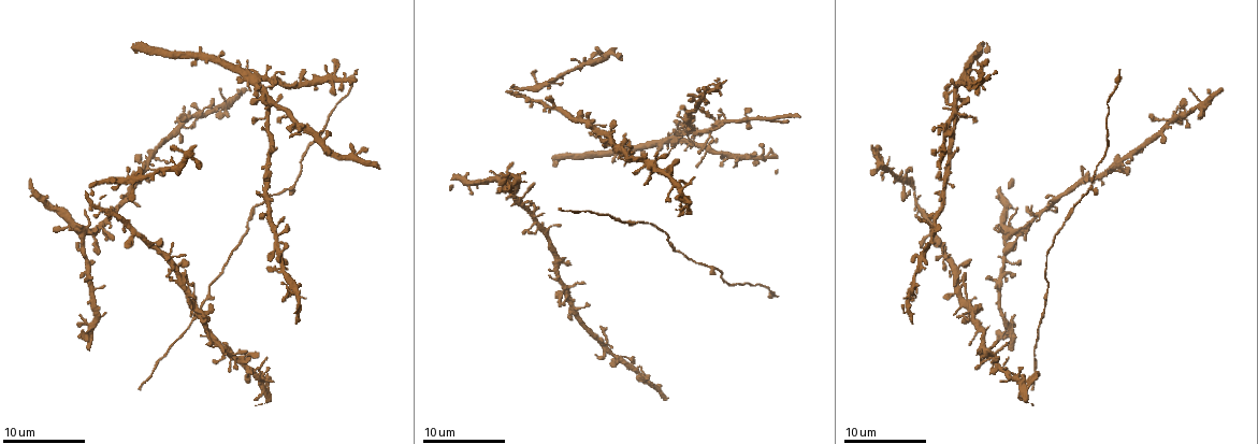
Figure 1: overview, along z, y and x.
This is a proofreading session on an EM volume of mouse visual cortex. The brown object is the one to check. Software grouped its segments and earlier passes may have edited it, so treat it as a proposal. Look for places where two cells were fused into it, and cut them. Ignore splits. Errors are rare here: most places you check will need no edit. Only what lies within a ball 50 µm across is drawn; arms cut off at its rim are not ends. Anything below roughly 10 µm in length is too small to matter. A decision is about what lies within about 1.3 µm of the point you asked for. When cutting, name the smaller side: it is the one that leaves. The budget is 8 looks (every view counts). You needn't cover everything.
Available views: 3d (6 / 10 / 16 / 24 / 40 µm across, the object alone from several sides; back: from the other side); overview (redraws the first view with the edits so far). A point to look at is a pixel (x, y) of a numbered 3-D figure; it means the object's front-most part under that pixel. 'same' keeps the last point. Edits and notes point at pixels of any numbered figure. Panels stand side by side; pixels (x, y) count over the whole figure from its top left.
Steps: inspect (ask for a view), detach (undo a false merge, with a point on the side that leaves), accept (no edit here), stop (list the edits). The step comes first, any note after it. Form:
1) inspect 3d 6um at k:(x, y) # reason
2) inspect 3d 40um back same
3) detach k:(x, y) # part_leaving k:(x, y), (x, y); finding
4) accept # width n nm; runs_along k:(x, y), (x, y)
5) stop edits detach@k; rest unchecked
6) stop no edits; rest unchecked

inspect 3d 10um at 1:(681, 142) # small branch off a trunk

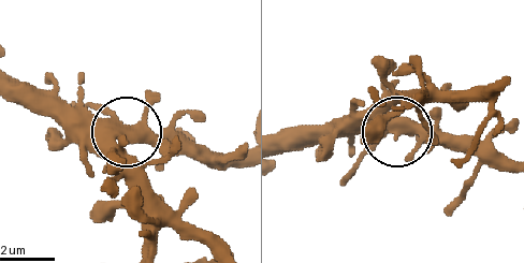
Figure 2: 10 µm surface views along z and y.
accept # arms 4; one cell here

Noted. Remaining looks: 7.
inspect 3d 16um at 1:(698, 131) # arms part here

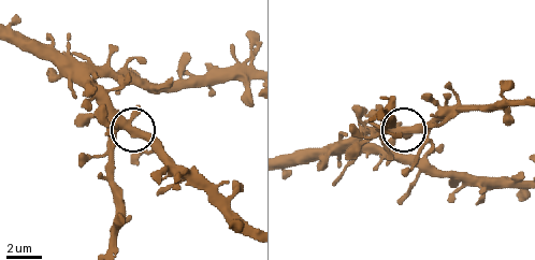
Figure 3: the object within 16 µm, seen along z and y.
inspect 3d 6um at 3:(405, 129)

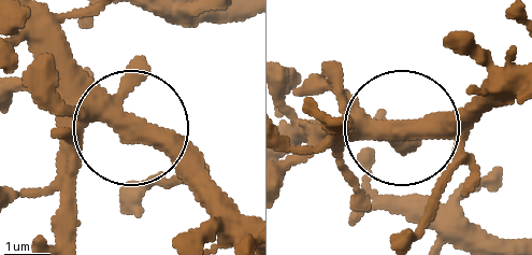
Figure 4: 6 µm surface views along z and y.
accept # all the same cell

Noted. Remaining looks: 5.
inspect 3d 6um at 1:(268, 183) # four arms meet

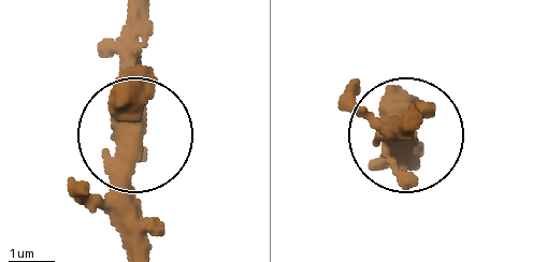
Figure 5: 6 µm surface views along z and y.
accept # width 380 nm; all the same cell

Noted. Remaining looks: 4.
inspect 3d 16um at 1:(663, 232)

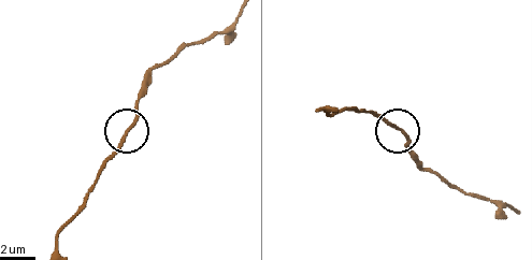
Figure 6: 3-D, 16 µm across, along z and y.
accept # width 160 nm; runs_along 6:(85, 196), (129, 127), (144, 90); continuous, no second cell

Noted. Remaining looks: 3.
stop no edits; rest unchecked

